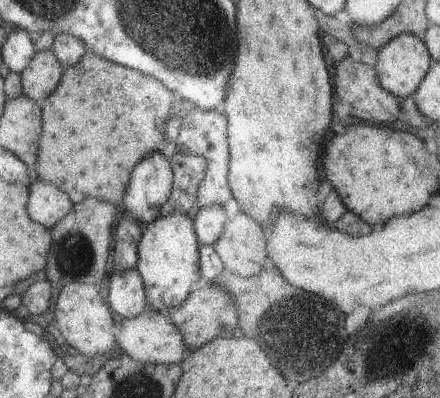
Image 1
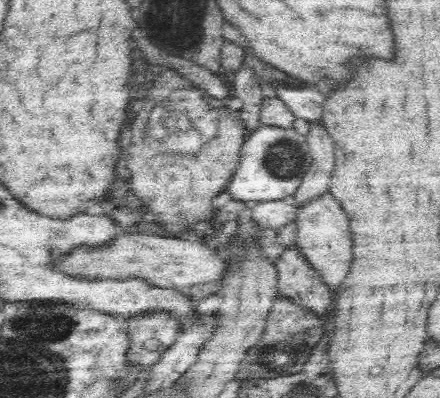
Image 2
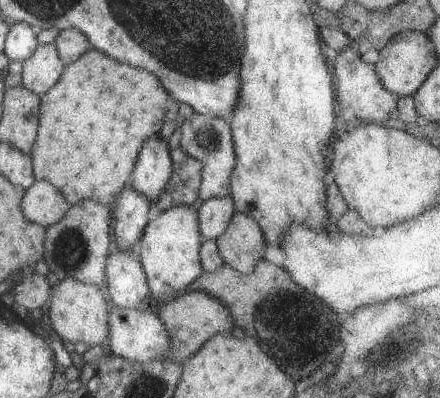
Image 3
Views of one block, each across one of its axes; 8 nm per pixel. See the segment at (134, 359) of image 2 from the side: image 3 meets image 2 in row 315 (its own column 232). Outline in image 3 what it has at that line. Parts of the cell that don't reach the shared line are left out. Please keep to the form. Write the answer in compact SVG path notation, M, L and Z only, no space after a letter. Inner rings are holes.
M193 112L191 116L187 116L183 120L179 130L181 130L179 148L183 148L195 160L203 162L201 184L199 184L199 200L207 202L209 198L227 198L229 196L229 176L233 172L233 166L235 166L235 152L233 152L229 122L223 118Z

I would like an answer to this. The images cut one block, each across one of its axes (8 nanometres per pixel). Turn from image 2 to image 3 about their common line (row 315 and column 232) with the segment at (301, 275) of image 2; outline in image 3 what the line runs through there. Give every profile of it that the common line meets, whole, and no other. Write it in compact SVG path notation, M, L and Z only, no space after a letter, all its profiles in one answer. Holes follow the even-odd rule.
M185 290L179 298L167 302L165 306L157 308L157 316L161 318L169 338L171 338L171 358L173 362L185 362L189 356L193 356L211 336L229 336L235 322L233 316L229 314L227 306L223 302L207 292L197 292L197 290Z

